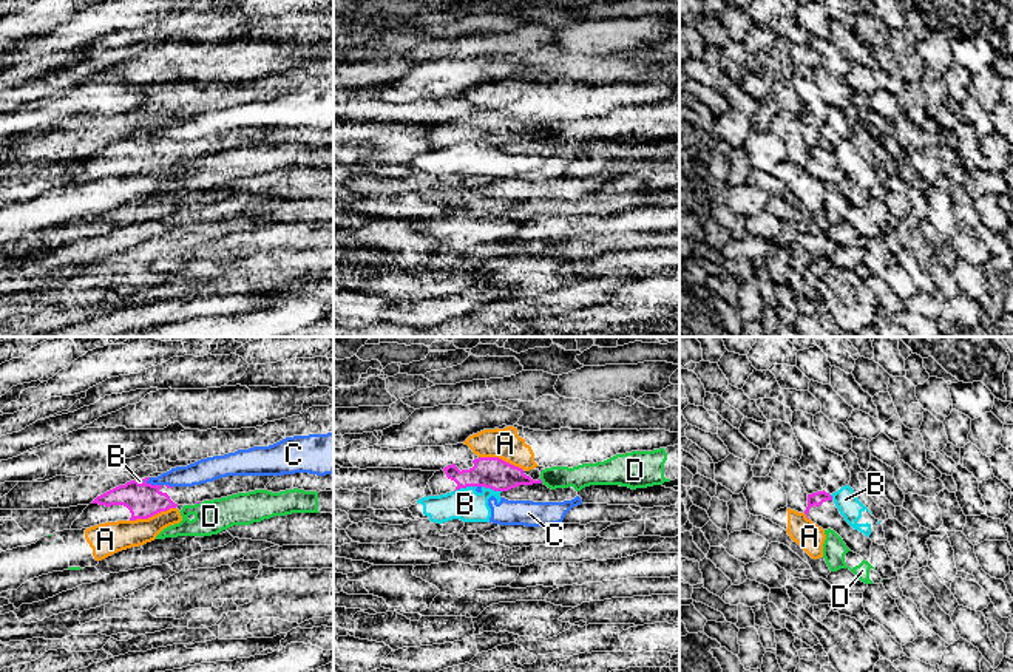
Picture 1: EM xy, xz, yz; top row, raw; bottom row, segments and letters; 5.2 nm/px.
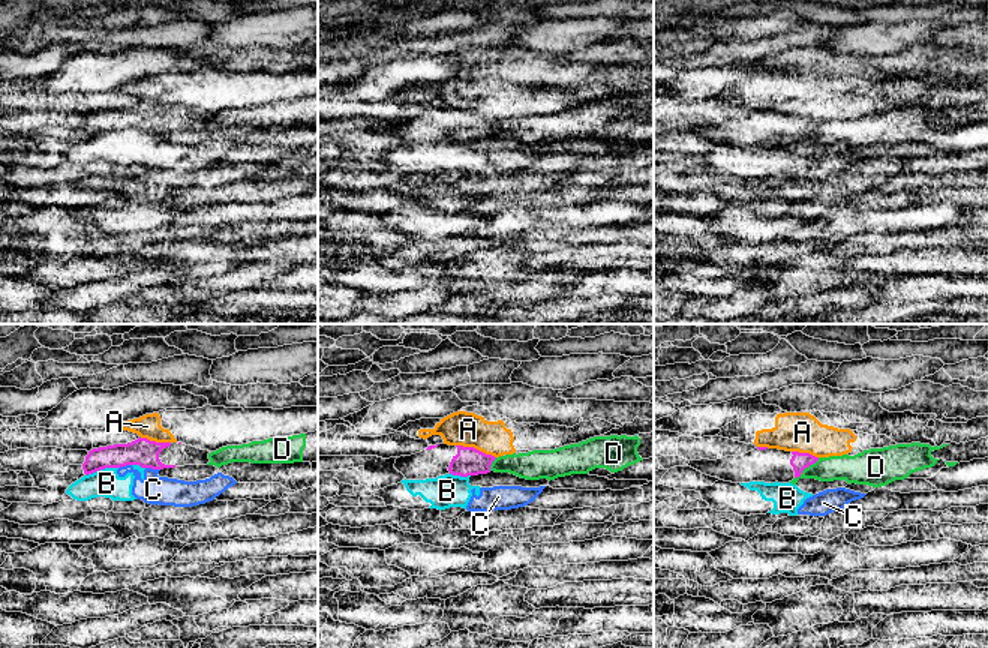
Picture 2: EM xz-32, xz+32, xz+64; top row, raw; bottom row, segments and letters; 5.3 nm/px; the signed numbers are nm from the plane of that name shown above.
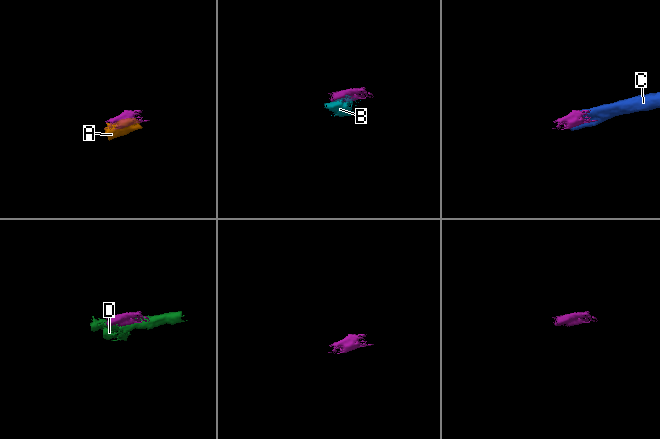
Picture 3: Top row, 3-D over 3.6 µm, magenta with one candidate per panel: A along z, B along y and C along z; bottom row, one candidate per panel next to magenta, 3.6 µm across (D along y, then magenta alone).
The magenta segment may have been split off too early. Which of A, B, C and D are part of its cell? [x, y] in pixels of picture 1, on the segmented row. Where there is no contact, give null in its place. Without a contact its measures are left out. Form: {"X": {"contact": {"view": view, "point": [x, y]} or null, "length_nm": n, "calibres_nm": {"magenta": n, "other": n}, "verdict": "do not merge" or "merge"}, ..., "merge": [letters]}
{"A": {"contact": {"view": "xy", "point": [152, 515]}, "length_nm": 260, "calibres_nm": {"magenta": 180, "other": 160}, "verdict": "do not merge"}, "B": {"contact": {"view": "xz", "point": [465, 487]}, "length_nm": 120, "calibres_nm": {"magenta": 160, "other": 170}, "verdict": "do not merge"}, "C": {"contact": {"view": "xy", "point": [153, 485]}, "length_nm": 90, "calibres_nm": {"magenta": 180, "other": 120}, "verdict": "do not merge"}, "D": {"contact": {"view": "xz", "point": [541, 481]}, "length_nm": 30, "calibres_nm": {"magenta": 160, "other": 120}, "verdict": "do not merge"}, "merge": []}

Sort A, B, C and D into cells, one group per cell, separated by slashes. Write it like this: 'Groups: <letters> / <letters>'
Groups: A / B C / D

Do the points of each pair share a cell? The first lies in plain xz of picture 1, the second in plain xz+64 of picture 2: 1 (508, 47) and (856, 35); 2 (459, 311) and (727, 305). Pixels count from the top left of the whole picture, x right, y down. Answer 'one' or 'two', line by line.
1: two
2: one

